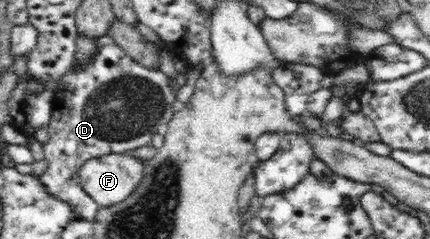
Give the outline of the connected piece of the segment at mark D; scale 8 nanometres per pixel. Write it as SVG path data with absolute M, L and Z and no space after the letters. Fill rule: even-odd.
M101 36L99 41L101 48L96 56L97 60L79 72L67 72L62 77L62 85L52 93L54 117L48 129L50 136L48 143L43 144L48 169L42 175L36 176L48 196L68 204L74 220L91 223L98 219L98 211L103 206L82 187L79 180L82 165L98 156L126 154L134 149L151 145L154 135L164 134L170 125L178 108L178 90L188 83L187 71L183 73L178 71L174 77L168 77L158 66L142 65L140 61L130 57L130 54L116 45L110 36Z

